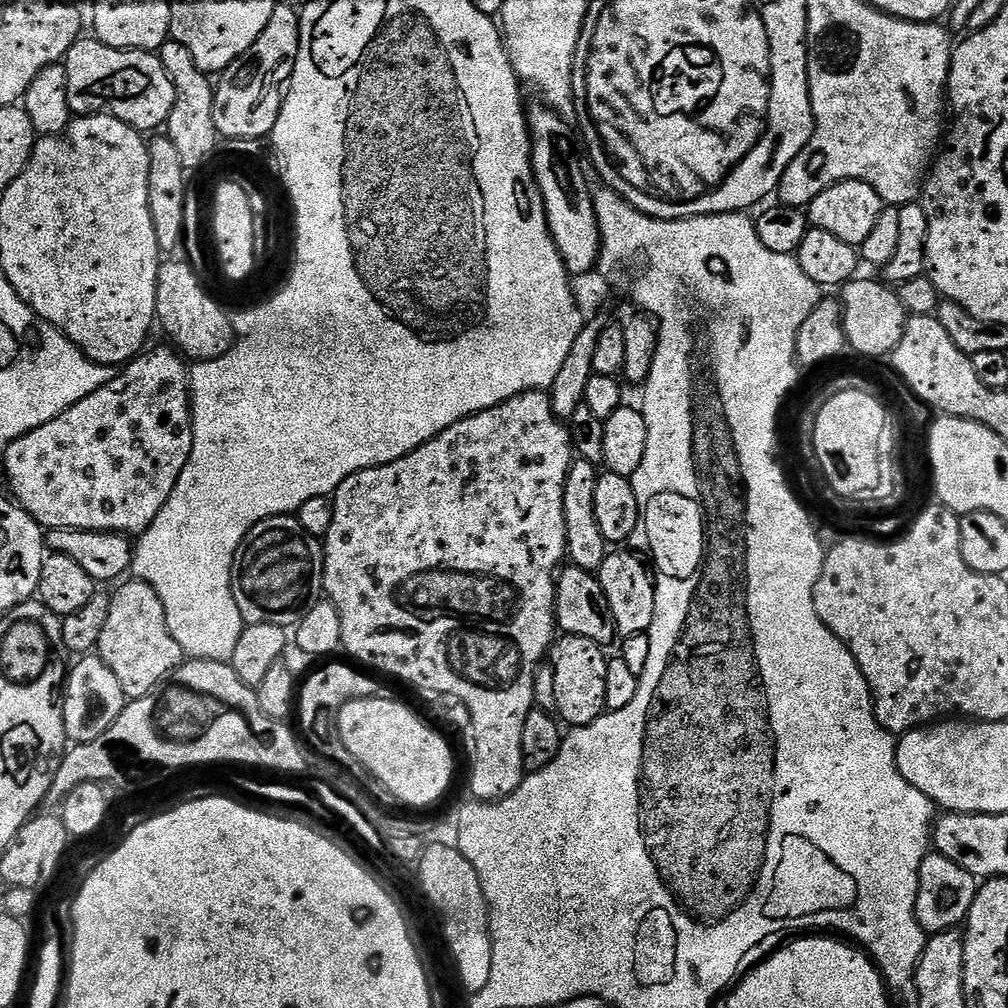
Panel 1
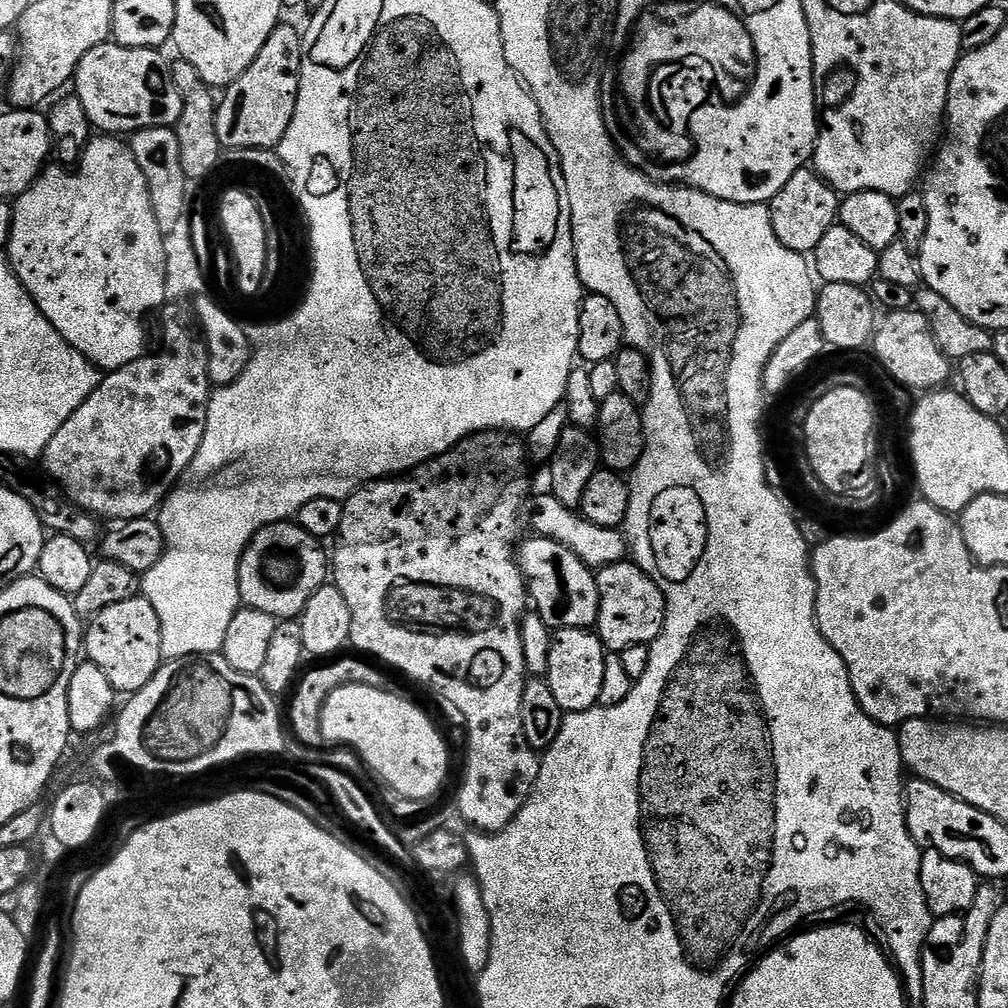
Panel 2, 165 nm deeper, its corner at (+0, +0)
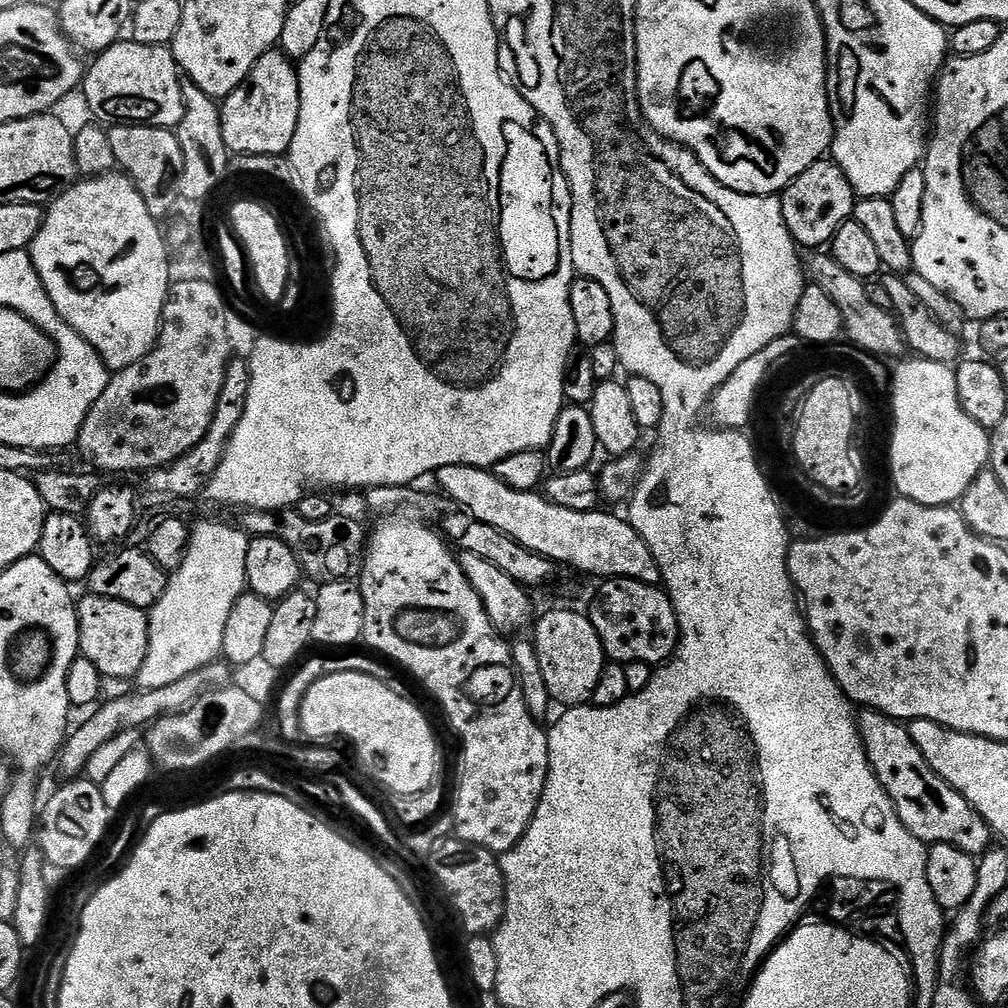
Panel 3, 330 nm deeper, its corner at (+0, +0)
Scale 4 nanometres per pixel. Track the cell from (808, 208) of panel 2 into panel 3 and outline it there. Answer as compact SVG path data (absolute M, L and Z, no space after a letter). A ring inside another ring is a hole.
M825 158L814 162L802 173L793 184L788 185L780 196L782 202L782 218L786 218L786 226L790 230L797 245L812 250L820 250L823 246L831 245L838 226L853 219L858 197L850 186L850 178L842 172L836 161Z

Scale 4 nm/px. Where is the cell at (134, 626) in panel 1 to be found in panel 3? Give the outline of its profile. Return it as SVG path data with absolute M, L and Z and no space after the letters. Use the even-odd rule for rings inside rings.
M91 594L79 597L78 611L80 613L80 650L82 655L90 662L94 662L94 666L98 666L100 675L109 681L131 681L135 678L142 670L142 662L146 662L148 657L148 612L138 606L130 606L126 602L118 602Z

